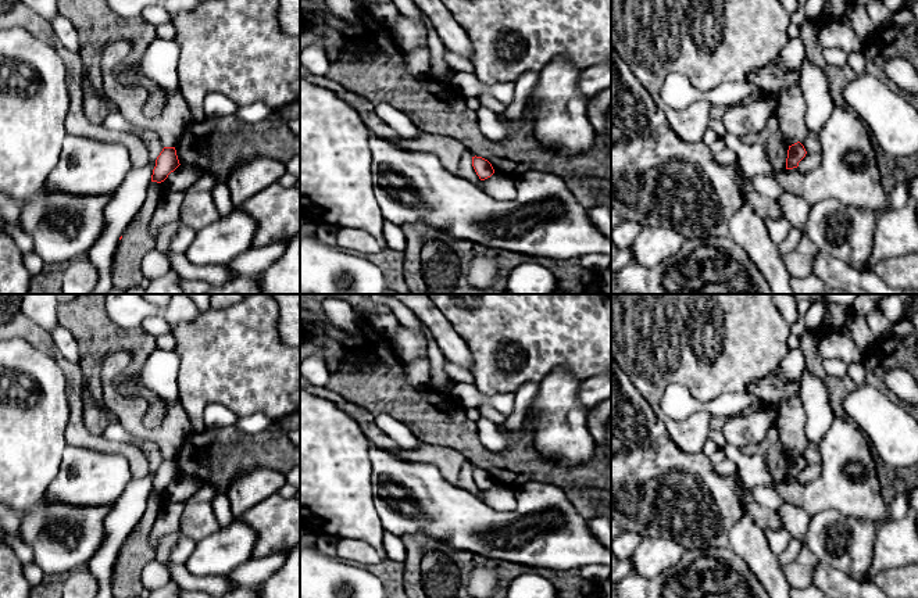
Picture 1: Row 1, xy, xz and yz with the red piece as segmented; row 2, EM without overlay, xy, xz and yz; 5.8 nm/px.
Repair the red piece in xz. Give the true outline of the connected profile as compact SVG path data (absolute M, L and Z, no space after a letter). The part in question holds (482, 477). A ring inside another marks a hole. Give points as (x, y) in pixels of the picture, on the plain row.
M472 468L472 477L481 491L490 488L494 484L492 475L482 468Z

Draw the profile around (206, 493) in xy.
M203 483L201 487L190 497L185 504L189 502L211 502L212 498L219 493L214 484Z

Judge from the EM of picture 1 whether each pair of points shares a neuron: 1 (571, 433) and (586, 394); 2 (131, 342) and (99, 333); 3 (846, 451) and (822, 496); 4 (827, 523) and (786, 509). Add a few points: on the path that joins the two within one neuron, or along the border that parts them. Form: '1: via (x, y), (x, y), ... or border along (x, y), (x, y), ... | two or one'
1: border along (582, 380), (578, 389), (578, 400), (588, 411) | two
2: via (122, 340), (107, 337) | one
3: via (840, 462), (838, 465), (838, 480), (833, 484) | one
4: border along (810, 516), (804, 544) | two

